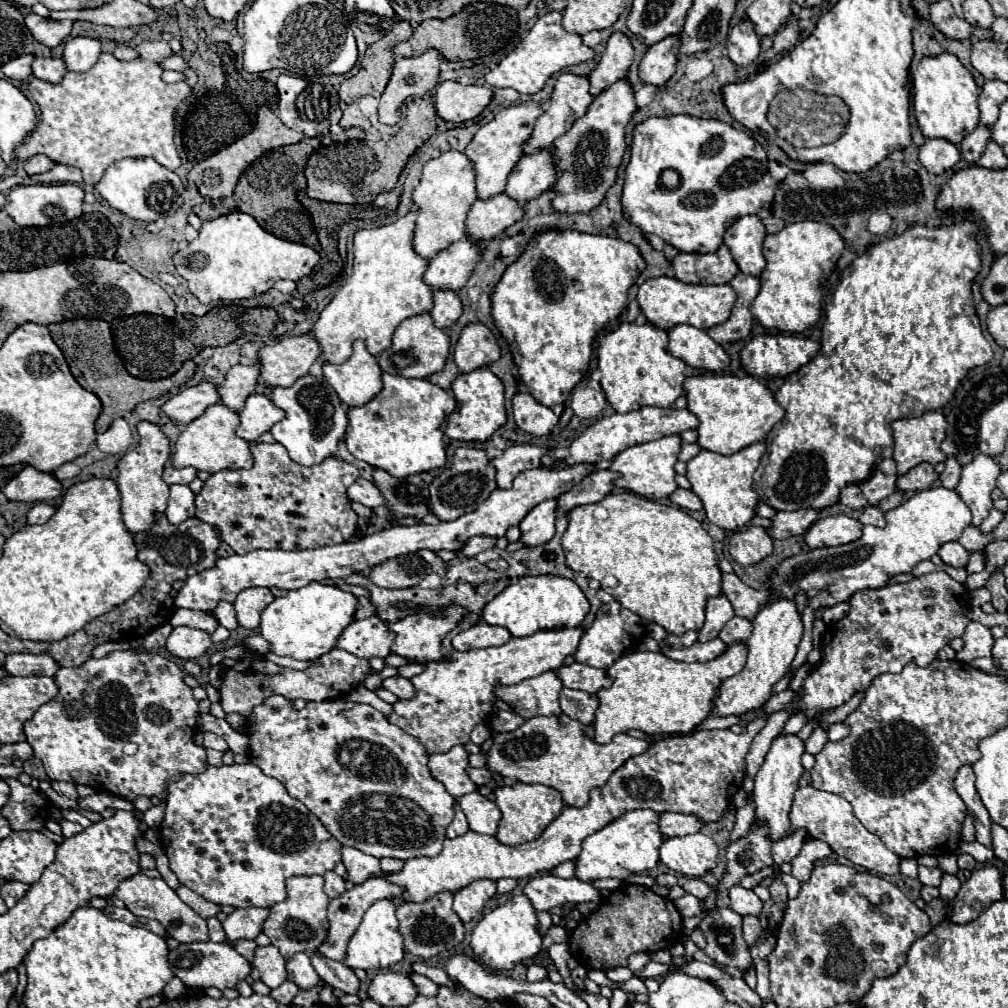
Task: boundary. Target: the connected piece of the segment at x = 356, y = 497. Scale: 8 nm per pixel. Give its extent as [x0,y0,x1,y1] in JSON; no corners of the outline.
[348,478,384,508]

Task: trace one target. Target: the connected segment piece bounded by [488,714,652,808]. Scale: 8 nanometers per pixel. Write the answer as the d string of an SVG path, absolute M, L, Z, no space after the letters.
M564 714L548 718L530 718L514 732L496 734L494 744L488 752L488 768L502 776L526 784L544 784L562 792L568 806L586 806L588 794L596 786L604 786L614 770L618 770L632 756L644 754L652 748L652 742L644 738L632 738L628 734L618 734L608 744L596 744L592 736L586 734L586 726Z

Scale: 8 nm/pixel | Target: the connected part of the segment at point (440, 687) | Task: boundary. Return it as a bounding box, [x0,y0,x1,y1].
[386,626,584,754]

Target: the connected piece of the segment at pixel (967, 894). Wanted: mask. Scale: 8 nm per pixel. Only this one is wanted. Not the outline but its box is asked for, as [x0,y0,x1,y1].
[948,866,1004,924]

